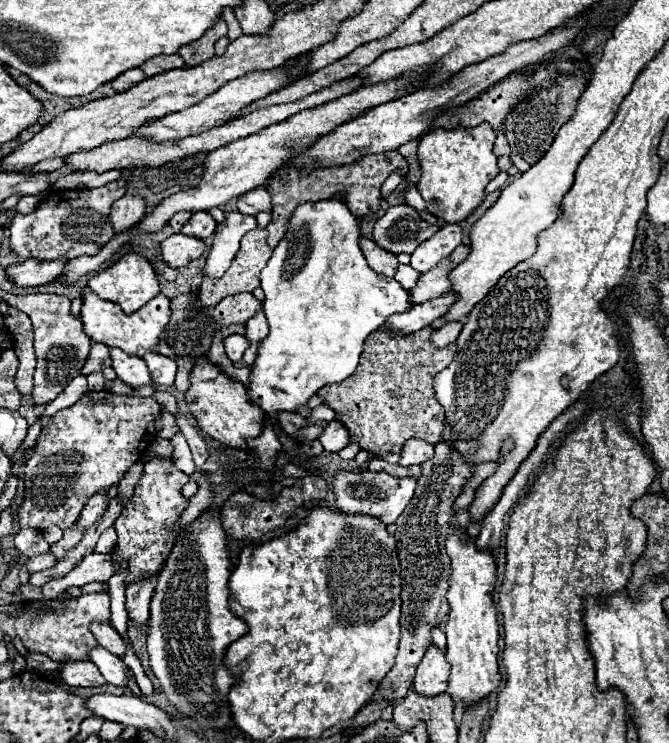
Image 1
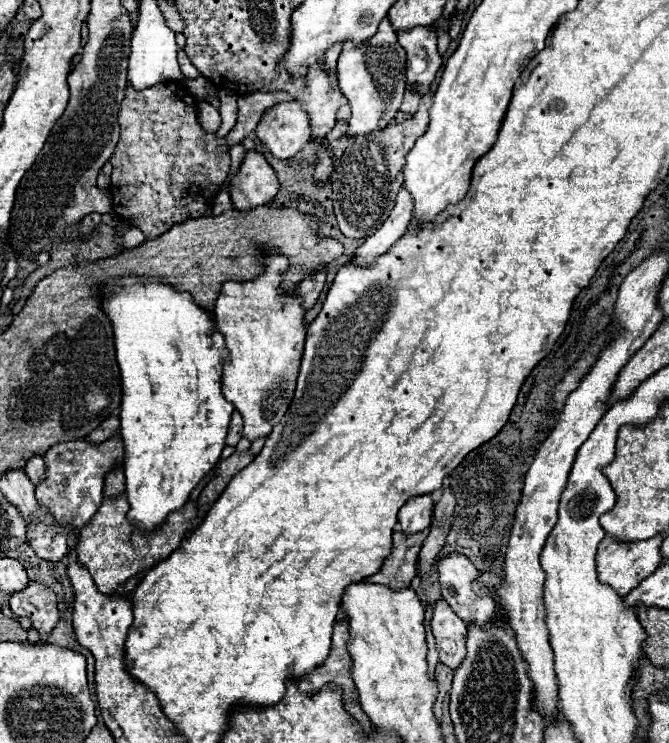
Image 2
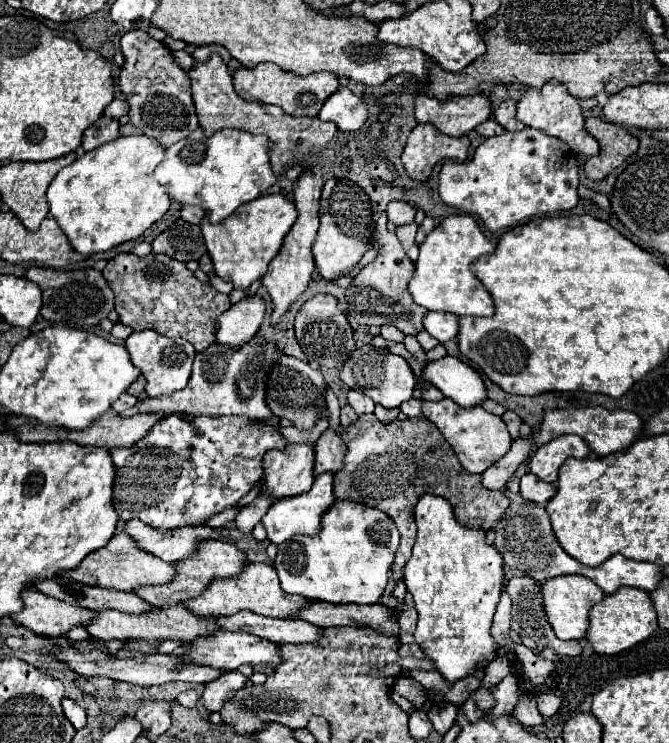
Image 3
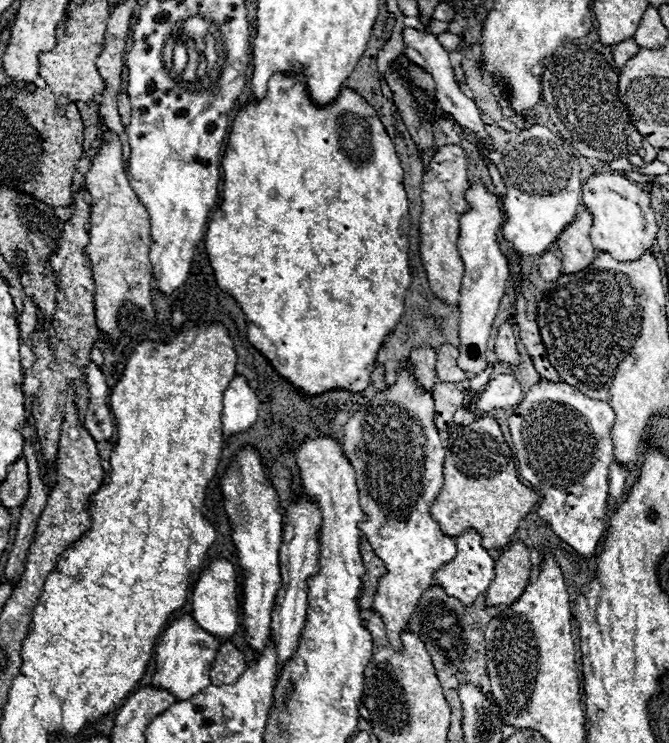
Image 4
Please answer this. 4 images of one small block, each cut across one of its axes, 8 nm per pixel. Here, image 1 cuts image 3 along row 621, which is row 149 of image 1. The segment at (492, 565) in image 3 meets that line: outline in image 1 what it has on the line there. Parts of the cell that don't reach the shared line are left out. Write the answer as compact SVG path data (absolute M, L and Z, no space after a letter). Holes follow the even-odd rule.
M490 124L456 130L438 128L420 138L420 182L416 188L424 198L430 214L446 222L462 222L480 206L484 200L486 184L500 172L496 166L498 156L492 152L494 140L496 132Z

